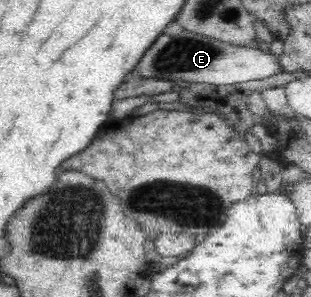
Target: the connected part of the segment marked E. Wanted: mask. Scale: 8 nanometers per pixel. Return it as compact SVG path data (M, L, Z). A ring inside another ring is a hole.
M187 30L178 36L169 36L169 33L164 32L143 54L136 69L143 77L171 79L181 84L206 82L216 86L235 85L240 82L263 80L284 72L281 63L283 50L284 43L277 38L269 44L269 50L261 50L257 43L236 46L224 40L200 36Z

